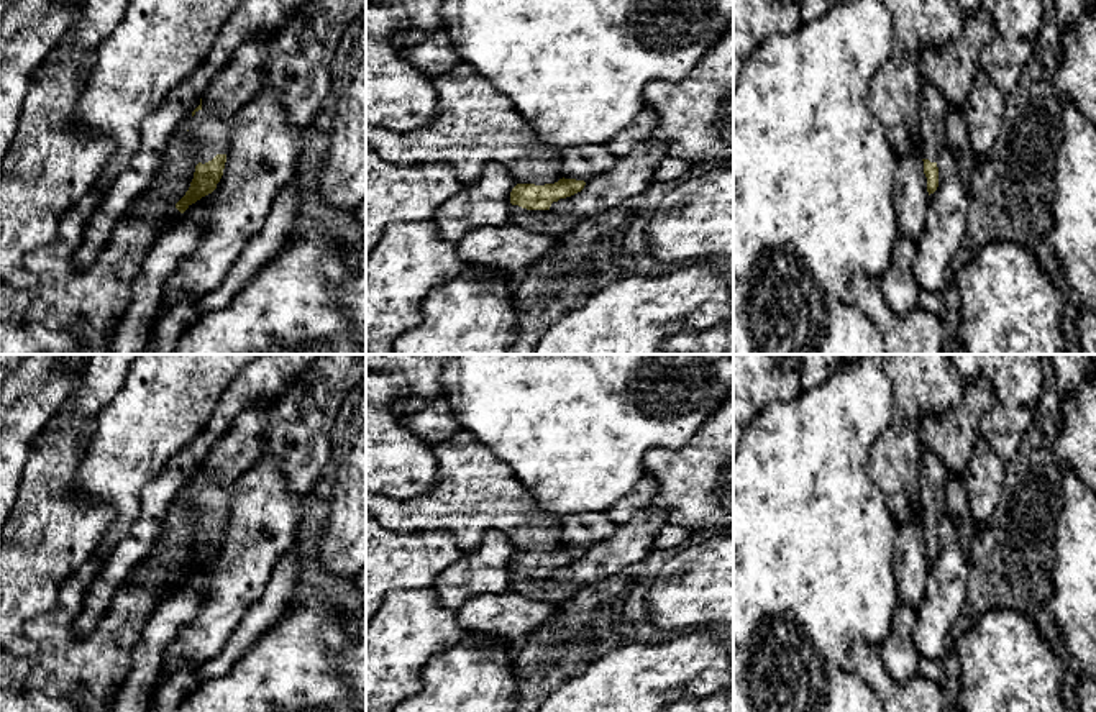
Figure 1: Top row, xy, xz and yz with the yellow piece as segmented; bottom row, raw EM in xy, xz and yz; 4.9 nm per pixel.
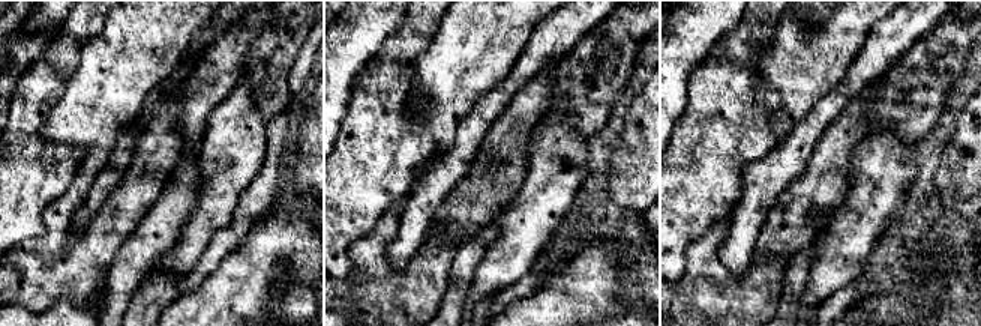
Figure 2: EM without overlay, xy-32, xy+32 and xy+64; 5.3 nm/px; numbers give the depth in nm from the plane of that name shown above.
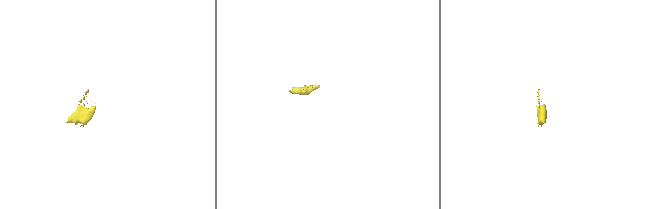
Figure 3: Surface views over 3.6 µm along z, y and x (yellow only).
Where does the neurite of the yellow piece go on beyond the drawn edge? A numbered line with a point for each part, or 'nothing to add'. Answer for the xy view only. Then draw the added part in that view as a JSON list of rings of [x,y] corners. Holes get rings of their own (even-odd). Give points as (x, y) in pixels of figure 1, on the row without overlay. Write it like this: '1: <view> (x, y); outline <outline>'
1: xy (238, 450); outline [[[277,399],[244,410],[210,450],[202,476],[189,491],[189,500],[199,512],[199,530],[226,522],[233,484],[261,458],[263,430]]]
2: xy (171, 583); outline [[[172,574],[158,589],[158,604],[161,604],[182,581]]]

